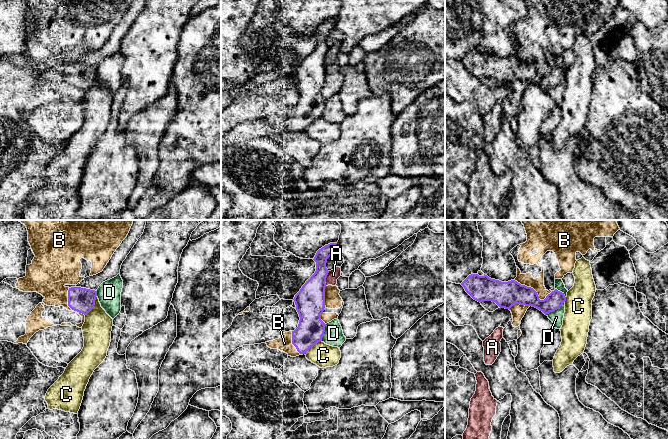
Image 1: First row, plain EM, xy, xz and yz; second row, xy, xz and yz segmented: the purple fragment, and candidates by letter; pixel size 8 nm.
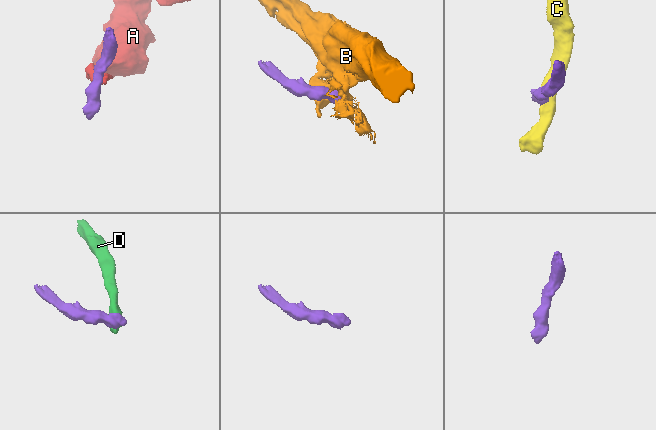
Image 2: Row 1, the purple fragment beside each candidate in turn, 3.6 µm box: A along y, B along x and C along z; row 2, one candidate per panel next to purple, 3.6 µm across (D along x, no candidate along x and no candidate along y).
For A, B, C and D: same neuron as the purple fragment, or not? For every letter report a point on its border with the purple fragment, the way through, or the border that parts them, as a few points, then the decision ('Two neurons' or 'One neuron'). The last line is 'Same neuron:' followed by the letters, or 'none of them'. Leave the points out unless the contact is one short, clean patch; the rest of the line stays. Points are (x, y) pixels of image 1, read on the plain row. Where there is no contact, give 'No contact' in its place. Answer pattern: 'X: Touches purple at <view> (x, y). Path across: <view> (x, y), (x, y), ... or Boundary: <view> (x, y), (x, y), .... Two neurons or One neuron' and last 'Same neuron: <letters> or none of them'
A: Touches purple at xz (326, 53). Boundary: xz (329, 47), (325, 61). Two neurons
B: Touches purple at yz (535, 67). Two neurons
C: Touches purple at xy (94, 80). Boundary: xy (96, 71), (94, 82), (85, 91). Two neurons
D: Touches purple at yz (555, 85). Boundary: yz (564, 77), (558, 84), (546, 90). Two neurons
Same neuron: none of them

